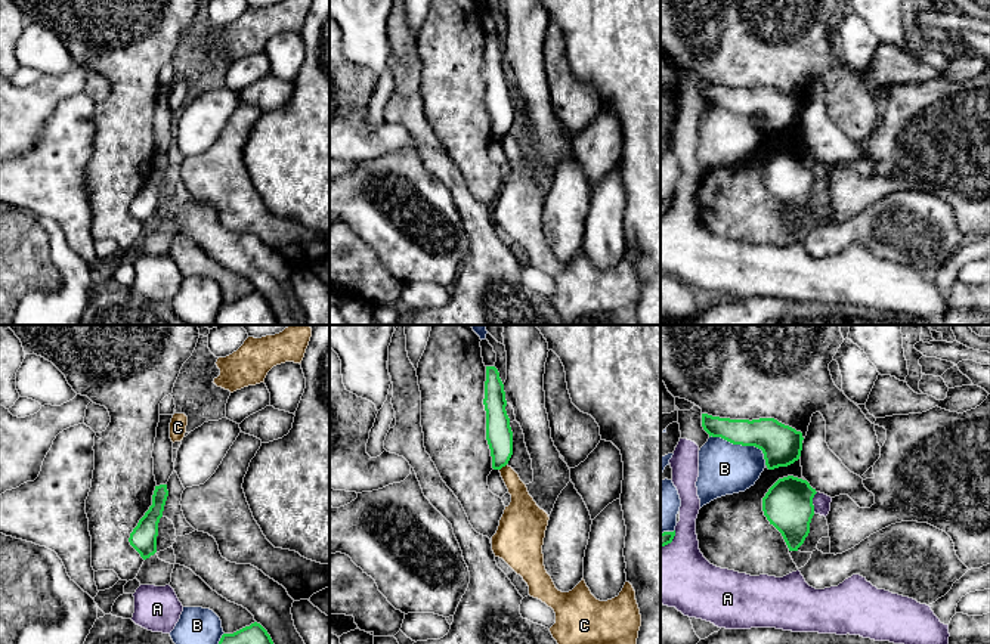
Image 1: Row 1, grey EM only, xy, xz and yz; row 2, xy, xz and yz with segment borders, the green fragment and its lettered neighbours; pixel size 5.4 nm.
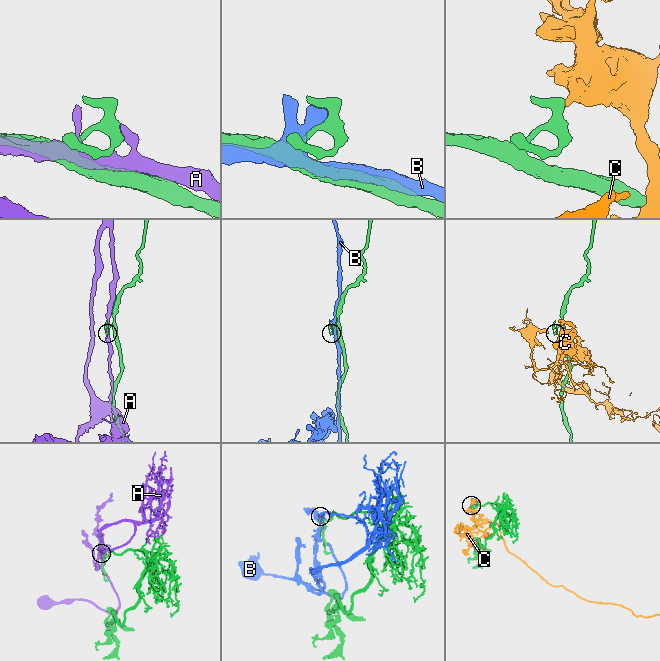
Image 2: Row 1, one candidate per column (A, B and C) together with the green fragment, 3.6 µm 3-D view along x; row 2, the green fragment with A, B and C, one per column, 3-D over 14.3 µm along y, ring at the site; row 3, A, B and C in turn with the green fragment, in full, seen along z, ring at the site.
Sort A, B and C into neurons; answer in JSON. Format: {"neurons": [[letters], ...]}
{"neurons": [["A"], ["B"], ["C"]]}

